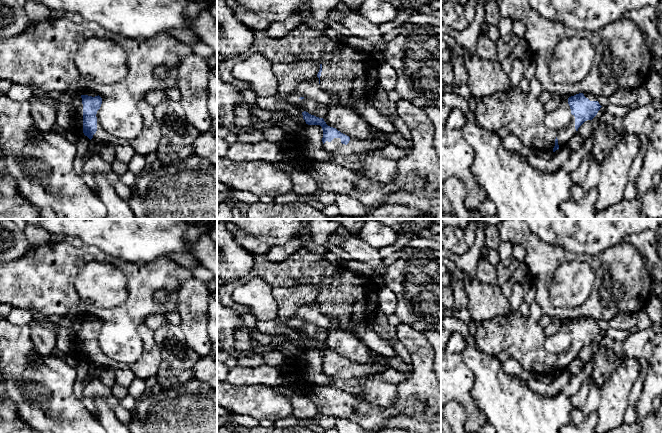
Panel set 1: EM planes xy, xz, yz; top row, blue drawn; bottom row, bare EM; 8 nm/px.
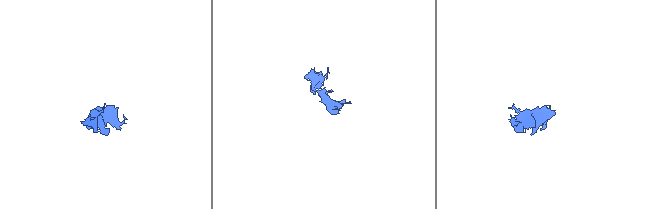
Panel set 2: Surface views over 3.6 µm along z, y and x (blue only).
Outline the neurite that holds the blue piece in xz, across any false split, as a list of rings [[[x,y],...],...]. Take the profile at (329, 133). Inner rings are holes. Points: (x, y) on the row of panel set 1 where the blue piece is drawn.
[[[302,112],[303,119],[308,125],[320,125],[323,130],[323,150],[330,155],[353,155],[364,153],[377,148],[385,148],[390,142],[389,134],[379,131],[366,139],[350,138],[336,128],[326,124],[323,118],[316,117],[308,112]]]

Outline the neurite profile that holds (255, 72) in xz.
[[[254,54],[237,63],[232,76],[251,88],[258,97],[271,97],[277,94],[278,80],[272,71],[272,63],[260,54]]]

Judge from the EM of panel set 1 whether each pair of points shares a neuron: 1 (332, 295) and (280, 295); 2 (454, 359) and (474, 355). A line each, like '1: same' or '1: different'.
1: different
2: different

